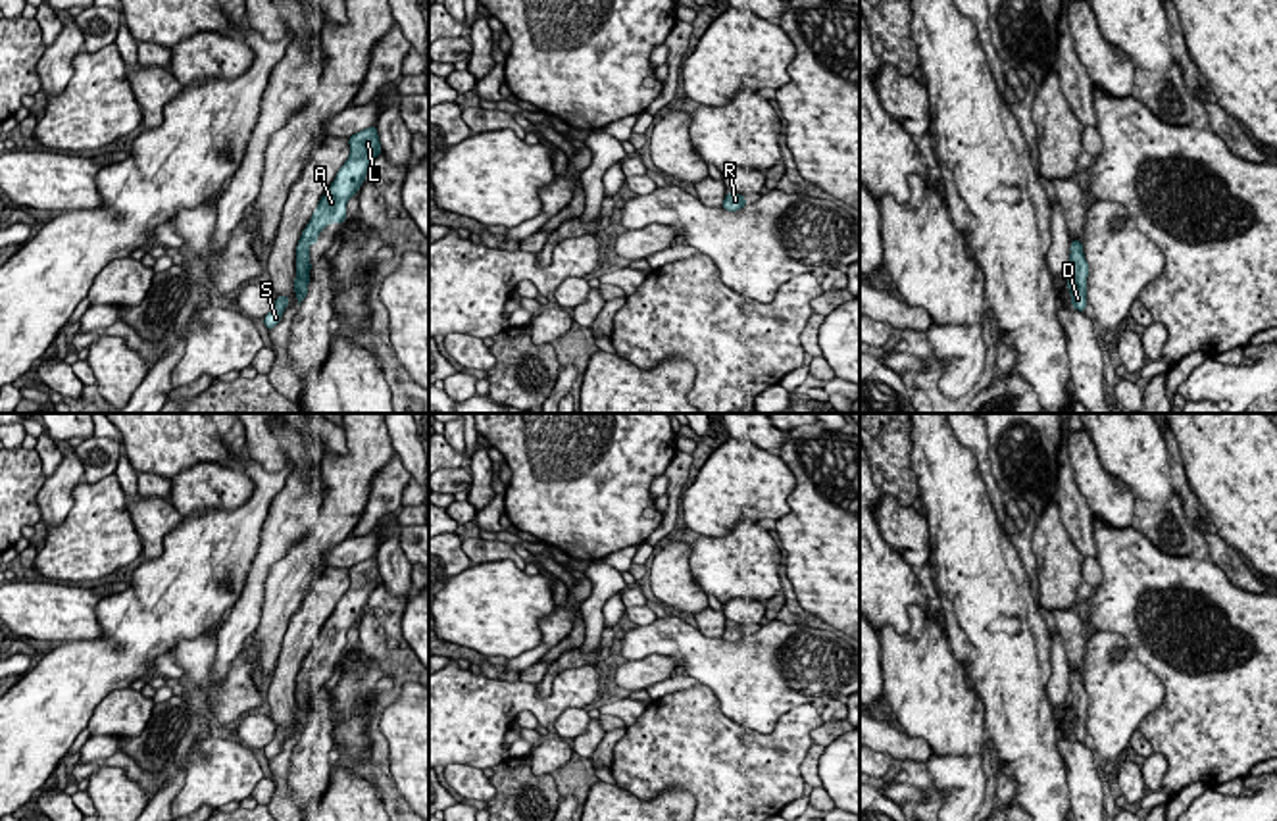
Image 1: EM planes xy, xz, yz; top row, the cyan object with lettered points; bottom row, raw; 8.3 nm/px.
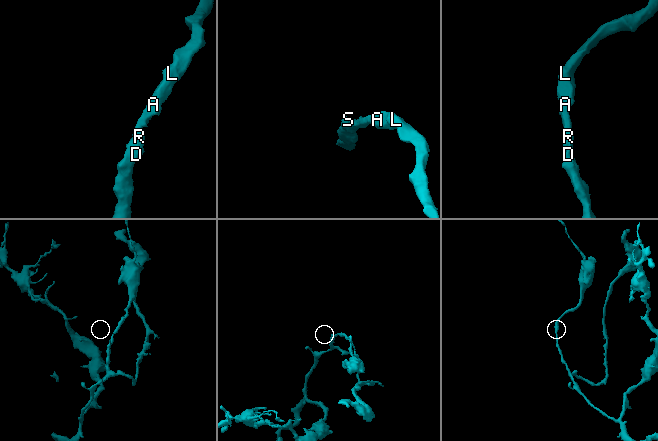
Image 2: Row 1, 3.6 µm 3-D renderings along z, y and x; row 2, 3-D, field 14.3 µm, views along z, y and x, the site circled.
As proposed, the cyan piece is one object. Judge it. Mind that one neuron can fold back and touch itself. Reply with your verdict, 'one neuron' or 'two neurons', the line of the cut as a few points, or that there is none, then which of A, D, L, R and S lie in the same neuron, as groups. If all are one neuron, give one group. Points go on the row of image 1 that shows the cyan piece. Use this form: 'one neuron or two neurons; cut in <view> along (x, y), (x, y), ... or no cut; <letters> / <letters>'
one neuron; no cut; A D L R S

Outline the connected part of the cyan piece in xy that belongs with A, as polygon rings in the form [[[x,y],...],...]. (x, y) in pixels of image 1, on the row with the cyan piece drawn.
[[[375,125],[352,135],[348,138],[348,144],[350,144],[348,160],[338,169],[335,181],[321,196],[317,210],[312,213],[312,219],[302,231],[302,236],[296,246],[294,292],[298,298],[298,306],[306,298],[310,285],[312,263],[308,246],[317,244],[317,235],[329,223],[344,223],[348,198],[360,190],[371,162],[381,154],[381,142]]]

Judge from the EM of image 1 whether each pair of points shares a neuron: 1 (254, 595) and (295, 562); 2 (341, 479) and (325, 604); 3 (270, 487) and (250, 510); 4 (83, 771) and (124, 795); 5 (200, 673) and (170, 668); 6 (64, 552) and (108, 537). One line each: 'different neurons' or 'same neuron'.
1: different neurons
2: different neurons
3: same neuron
4: different neurons
5: different neurons
6: same neuron

